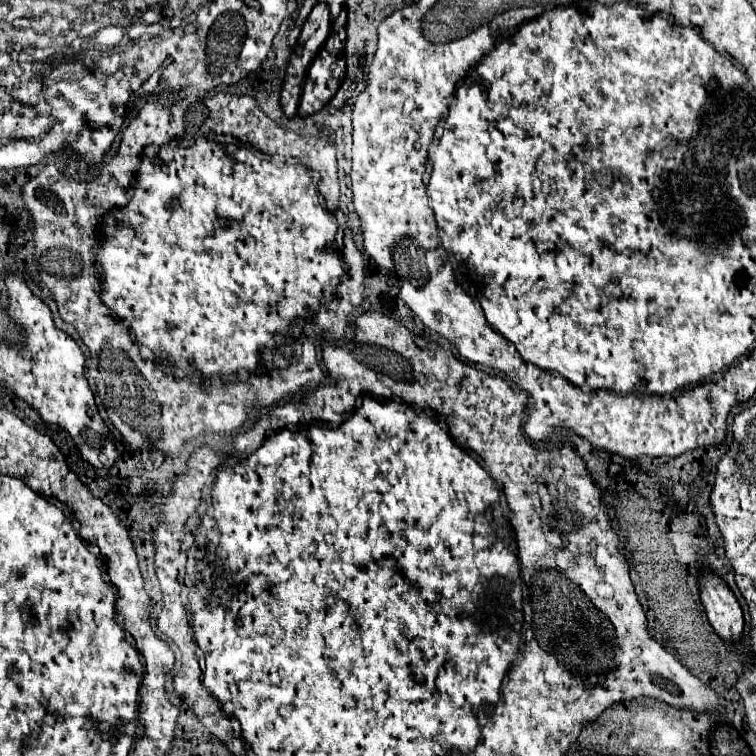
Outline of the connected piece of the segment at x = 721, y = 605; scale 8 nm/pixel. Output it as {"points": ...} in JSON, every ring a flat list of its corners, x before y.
{"points":[[704,572,700,576,700,598,714,632,724,642,742,640,744,632,742,608,732,590,718,576,710,572]]}

